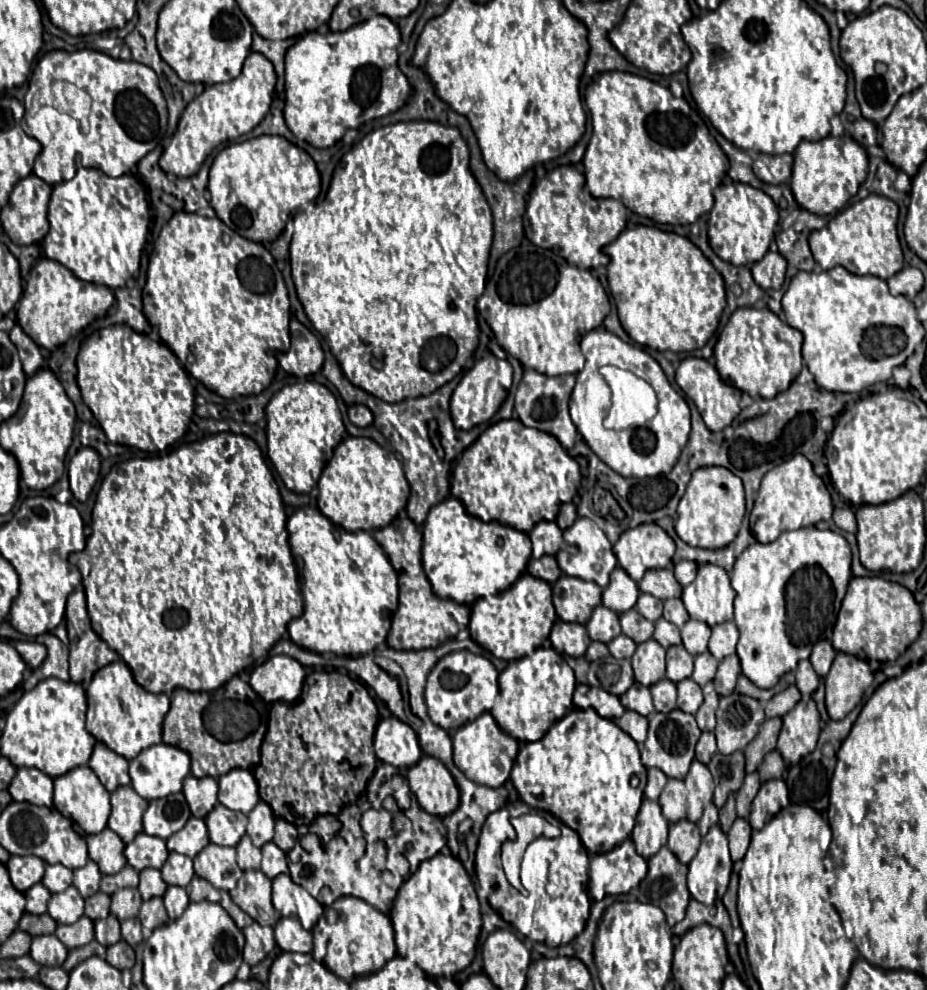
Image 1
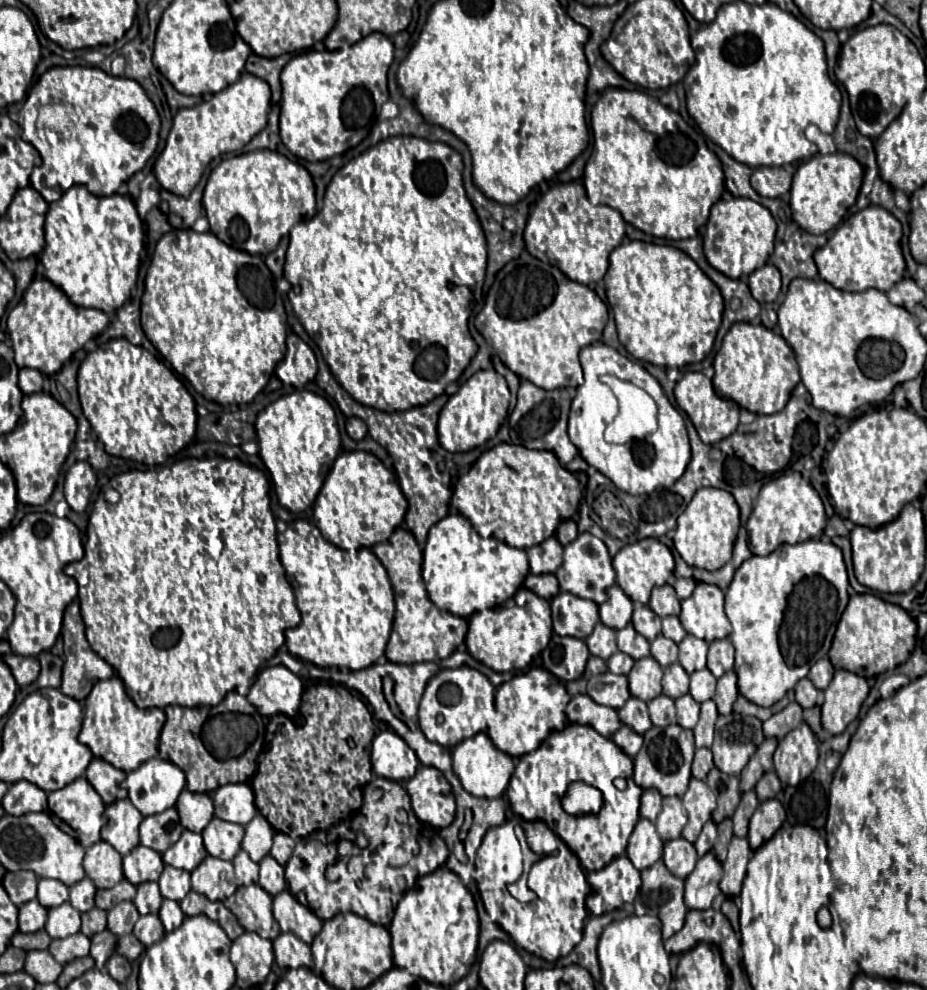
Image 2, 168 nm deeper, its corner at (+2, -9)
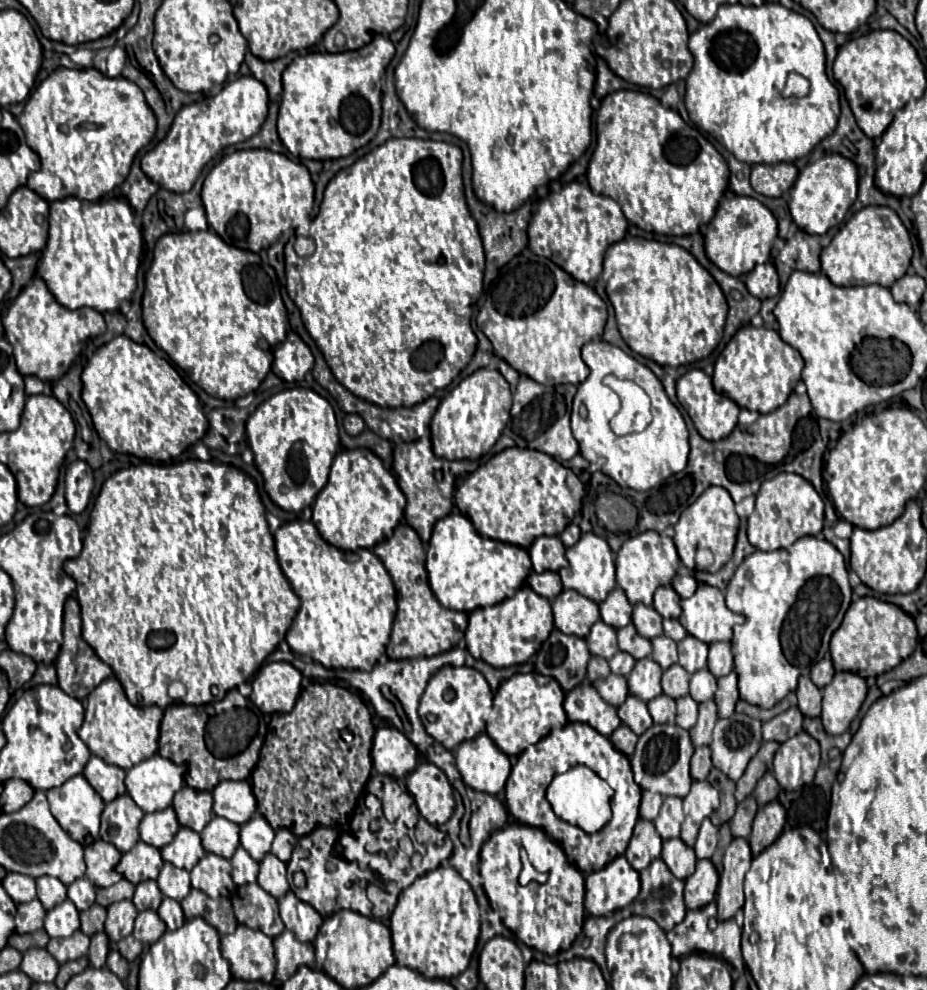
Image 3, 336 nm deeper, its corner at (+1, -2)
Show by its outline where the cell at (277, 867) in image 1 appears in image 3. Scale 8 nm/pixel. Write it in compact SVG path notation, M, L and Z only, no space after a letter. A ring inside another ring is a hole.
M266 854L264 860L260 862L258 884L274 898L282 898L290 890L290 884L286 878L286 864L278 860L274 854Z

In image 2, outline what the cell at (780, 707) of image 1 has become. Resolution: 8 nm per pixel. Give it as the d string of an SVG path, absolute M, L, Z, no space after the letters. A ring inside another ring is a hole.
M789 703L789 707L785 707L783 711L779 711L777 715L773 715L771 719L767 719L765 723L763 723L763 733L765 733L765 737L777 737L777 739L781 739L781 737L785 737L791 729L795 729L795 727L799 727L801 725L801 721L803 721L803 717L801 717L801 705L799 703Z

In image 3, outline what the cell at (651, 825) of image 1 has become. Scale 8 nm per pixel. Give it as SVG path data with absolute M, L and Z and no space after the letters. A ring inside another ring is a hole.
M640 818L624 856L628 858L630 866L640 872L642 868L650 866L650 862L660 856L660 848L662 848L662 838L658 836L654 824L650 820Z

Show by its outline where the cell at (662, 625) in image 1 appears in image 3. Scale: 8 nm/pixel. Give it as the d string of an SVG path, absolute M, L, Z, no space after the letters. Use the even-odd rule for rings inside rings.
M658 636L652 640L652 660L656 660L662 670L670 668L672 664L678 662L678 654L676 654L676 642L670 640L668 636Z

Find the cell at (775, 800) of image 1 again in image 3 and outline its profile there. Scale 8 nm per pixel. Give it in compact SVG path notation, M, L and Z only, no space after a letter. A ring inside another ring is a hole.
M770 802L764 808L760 808L752 824L752 834L748 838L752 854L758 856L764 848L768 848L780 836L784 824L786 810L780 806L780 802Z

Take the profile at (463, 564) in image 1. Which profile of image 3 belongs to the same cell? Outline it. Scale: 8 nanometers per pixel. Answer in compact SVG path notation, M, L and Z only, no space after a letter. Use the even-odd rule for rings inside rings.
M454 512L438 520L434 526L426 552L426 570L430 588L442 606L472 612L514 596L514 592L524 586L526 576L532 572L532 564L524 548L480 536L466 516Z

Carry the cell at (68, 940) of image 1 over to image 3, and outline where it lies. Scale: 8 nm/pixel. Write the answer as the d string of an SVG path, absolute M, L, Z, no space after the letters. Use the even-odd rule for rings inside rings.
M76 930L72 936L68 938L52 938L46 946L46 950L60 962L68 962L68 960L78 960L82 956L86 956L88 952L88 946L90 946L90 938L82 932L82 930Z

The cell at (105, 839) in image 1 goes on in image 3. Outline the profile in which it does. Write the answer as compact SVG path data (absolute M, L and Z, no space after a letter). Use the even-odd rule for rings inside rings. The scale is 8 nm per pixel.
M96 840L94 844L86 846L86 878L94 886L108 888L116 884L122 876L116 872L116 864L120 862L122 854L104 840Z

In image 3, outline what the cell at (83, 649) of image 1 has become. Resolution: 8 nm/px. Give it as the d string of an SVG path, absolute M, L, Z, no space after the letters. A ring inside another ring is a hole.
M68 598L64 604L64 644L56 658L56 674L58 674L58 686L76 700L84 700L102 680L112 676L112 668L106 666L96 656L96 652L82 640L82 620L76 598Z

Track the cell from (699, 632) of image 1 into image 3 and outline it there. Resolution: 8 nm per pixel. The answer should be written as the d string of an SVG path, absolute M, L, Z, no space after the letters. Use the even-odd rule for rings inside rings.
M686 636L684 640L678 642L678 658L680 658L678 664L686 668L686 672L690 674L706 668L706 654L708 646L694 636Z

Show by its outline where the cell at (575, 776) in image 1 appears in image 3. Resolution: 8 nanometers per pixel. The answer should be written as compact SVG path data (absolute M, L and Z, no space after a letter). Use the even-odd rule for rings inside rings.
M572 722L566 724L564 728L558 728L554 732L550 732L546 738L542 738L538 744L526 748L516 764L512 766L510 778L506 782L506 804L510 814L526 826L534 826L534 828L542 828L568 856L568 860L584 874L596 872L598 868L604 868L606 864L610 864L610 860L618 858L624 854L628 840L632 836L634 824L638 820L638 806L640 806L640 788L638 784L634 784L632 778L632 770L630 770L630 760L618 752L610 740L606 736L602 736L600 732L596 732L592 726L582 724L582 722ZM584 764L590 770L594 770L604 782L608 782L608 786L614 790L612 796L612 820L598 832L594 834L586 834L584 830L580 830L578 826L570 826L568 822L560 820L548 800L546 800L546 788L550 784L550 780L560 774L566 772L572 766Z

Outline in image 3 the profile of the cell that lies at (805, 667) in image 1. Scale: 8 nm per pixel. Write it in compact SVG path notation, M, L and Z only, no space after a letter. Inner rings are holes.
M808 676L800 678L798 690L798 708L806 718L818 718L820 716L820 704L822 704L822 690L814 686L814 682Z

